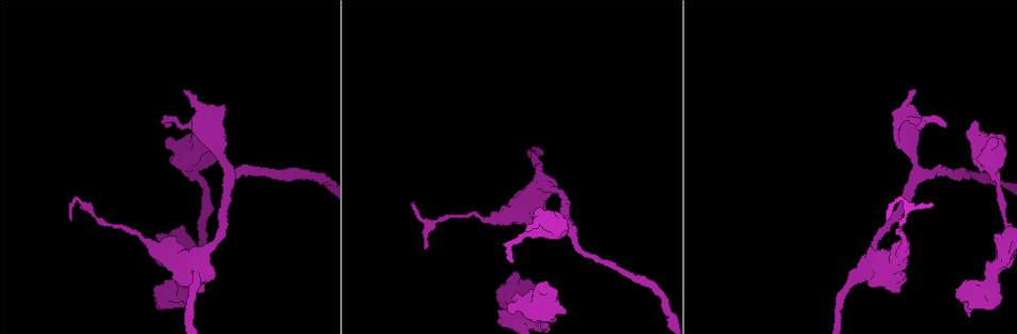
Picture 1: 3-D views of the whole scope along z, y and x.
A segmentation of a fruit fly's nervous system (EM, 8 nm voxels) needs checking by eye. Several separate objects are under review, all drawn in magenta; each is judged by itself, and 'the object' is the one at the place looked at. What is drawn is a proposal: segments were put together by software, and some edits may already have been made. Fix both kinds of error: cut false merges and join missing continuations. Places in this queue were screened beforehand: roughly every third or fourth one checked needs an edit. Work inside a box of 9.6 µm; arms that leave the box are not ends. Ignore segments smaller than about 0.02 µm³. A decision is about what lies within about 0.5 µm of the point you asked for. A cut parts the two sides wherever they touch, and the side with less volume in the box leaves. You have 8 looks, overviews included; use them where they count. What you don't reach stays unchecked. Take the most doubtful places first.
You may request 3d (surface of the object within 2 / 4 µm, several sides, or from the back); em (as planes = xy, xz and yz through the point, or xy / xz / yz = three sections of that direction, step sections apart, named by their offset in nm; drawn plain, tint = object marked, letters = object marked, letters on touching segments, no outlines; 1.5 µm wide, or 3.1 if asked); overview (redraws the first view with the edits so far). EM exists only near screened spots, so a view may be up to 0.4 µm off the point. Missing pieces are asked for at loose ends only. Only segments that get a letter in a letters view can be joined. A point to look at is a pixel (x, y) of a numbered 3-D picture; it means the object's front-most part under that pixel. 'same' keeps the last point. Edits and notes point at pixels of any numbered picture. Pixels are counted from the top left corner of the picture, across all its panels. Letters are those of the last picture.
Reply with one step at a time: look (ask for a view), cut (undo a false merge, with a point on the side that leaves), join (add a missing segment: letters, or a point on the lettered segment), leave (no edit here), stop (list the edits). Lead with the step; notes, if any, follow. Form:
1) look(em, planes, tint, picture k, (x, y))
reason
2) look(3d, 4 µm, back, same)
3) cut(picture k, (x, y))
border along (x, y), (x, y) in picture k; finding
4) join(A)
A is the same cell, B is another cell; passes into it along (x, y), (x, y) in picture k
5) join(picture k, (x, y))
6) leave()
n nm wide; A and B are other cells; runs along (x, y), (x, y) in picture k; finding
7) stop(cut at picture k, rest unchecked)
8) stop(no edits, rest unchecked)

look(em, planes, plain, picture 1, (536, 284))
stops while still wide

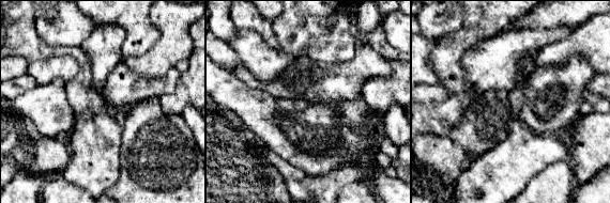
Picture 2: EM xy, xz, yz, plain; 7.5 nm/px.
look(em, planes, letters, same)
what lies round it

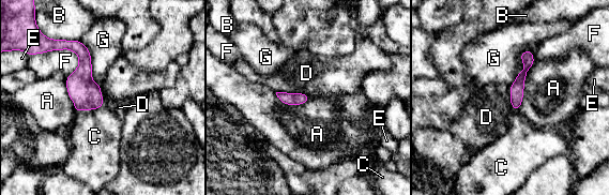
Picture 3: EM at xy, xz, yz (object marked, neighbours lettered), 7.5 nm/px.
join(C)
C is the same cell, A, B, D, E, F and G are other cells; it goes on there

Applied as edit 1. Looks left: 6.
look(overview)
see it whole again

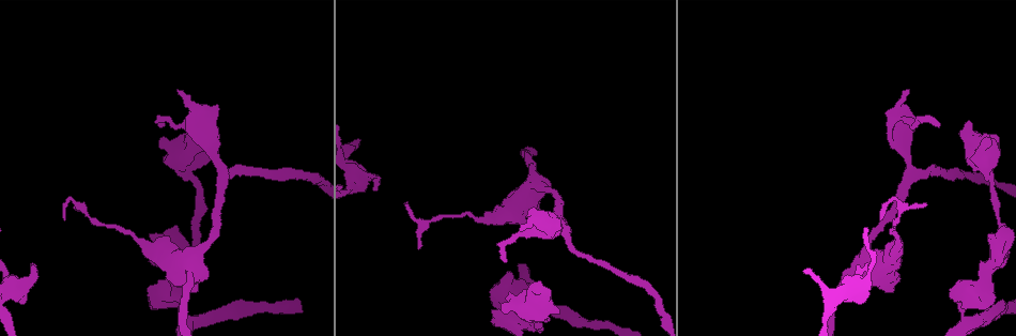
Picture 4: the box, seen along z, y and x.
look(em, xz, step 4, letters, picture 4, (149, 235))
an open end

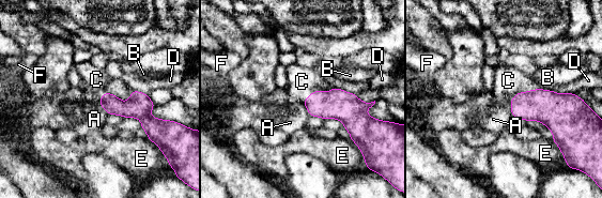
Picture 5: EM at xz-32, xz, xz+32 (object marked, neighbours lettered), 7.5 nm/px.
look(em, xy, step 4, letters, same)
cut it another way

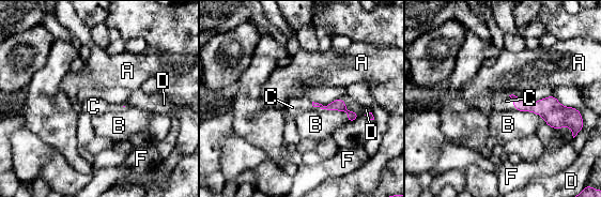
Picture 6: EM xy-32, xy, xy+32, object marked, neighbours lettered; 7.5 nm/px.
join(C)
C is the same cell, A, B, D and F are other cells; passes into it along (544, 107), (512, 102), (505, 103) in picture 6; it goes on there

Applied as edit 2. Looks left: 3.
look(overview)
see it whole again

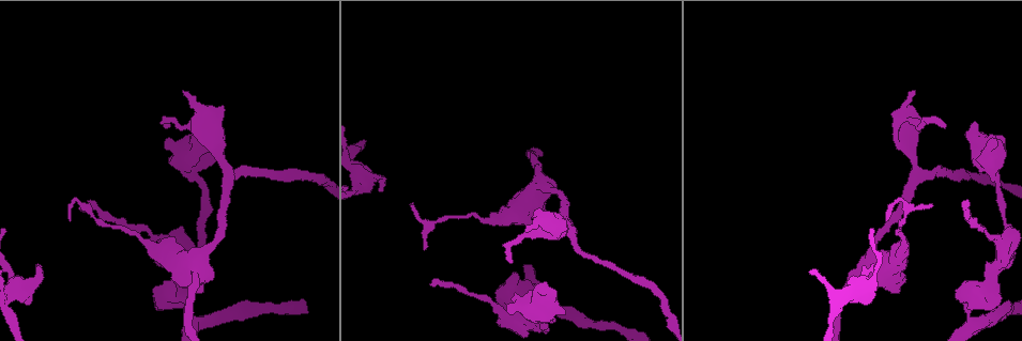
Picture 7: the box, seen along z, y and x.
look(em, planes, letters, picture 7, (198, 293))
an open end

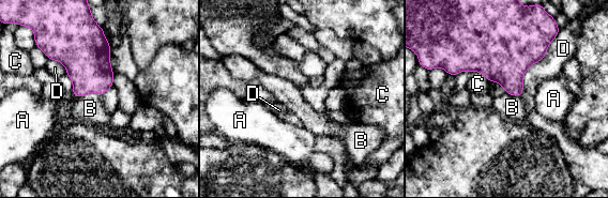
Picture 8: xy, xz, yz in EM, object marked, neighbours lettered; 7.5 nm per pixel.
leave()
D touches over 500 nm; A, B, C and D are other cells; border along (102, 94), (87, 93), (76, 97) in picture 8; none of them fits

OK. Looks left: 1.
stop(join at picture 3, join at picture 6, rest unchecked)

